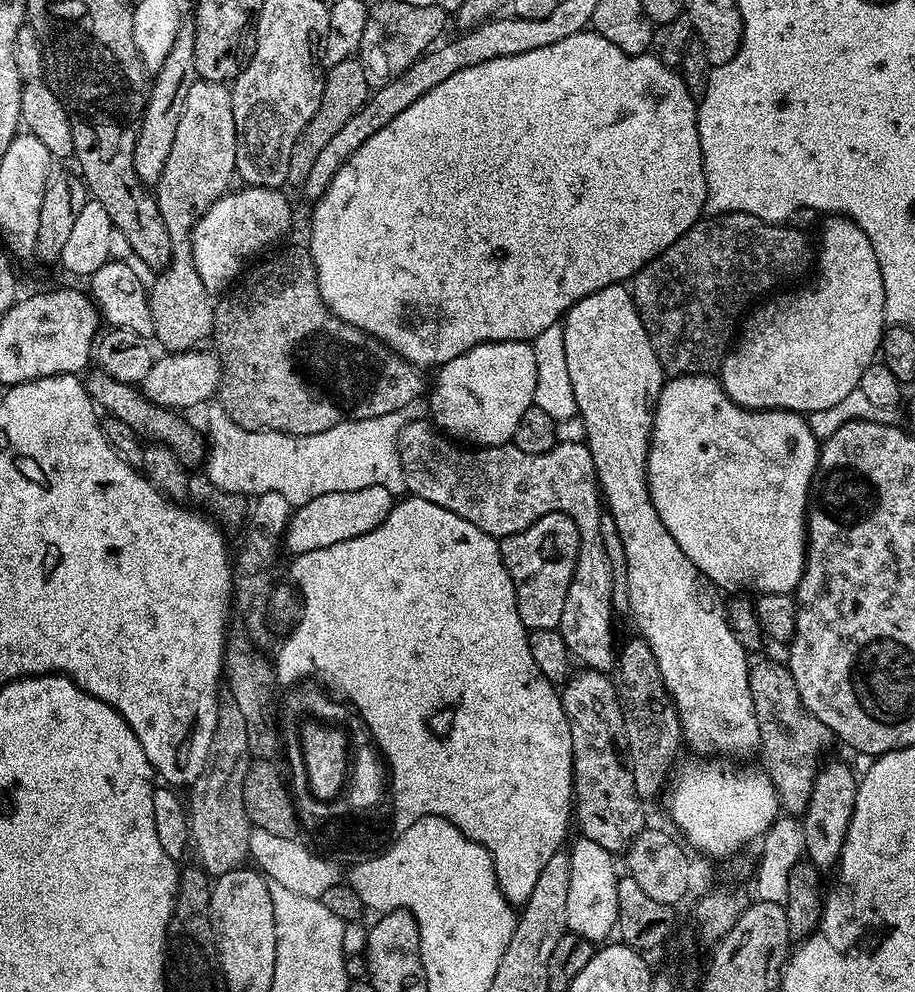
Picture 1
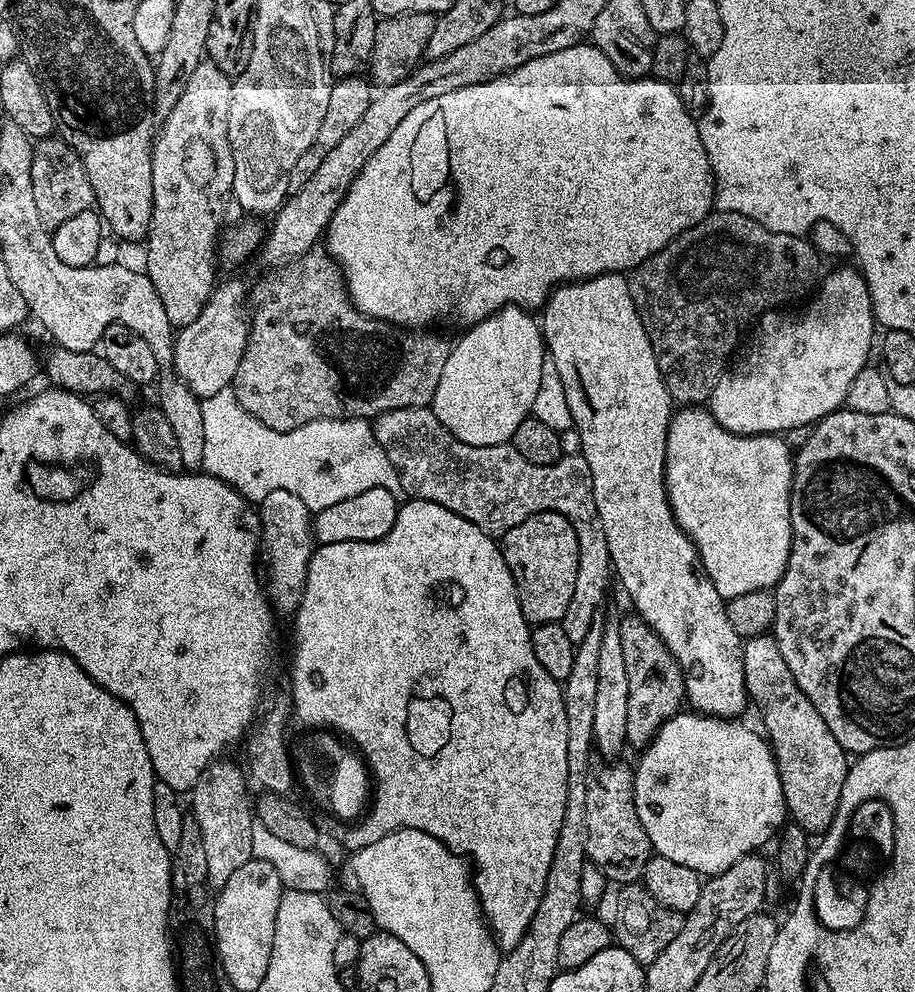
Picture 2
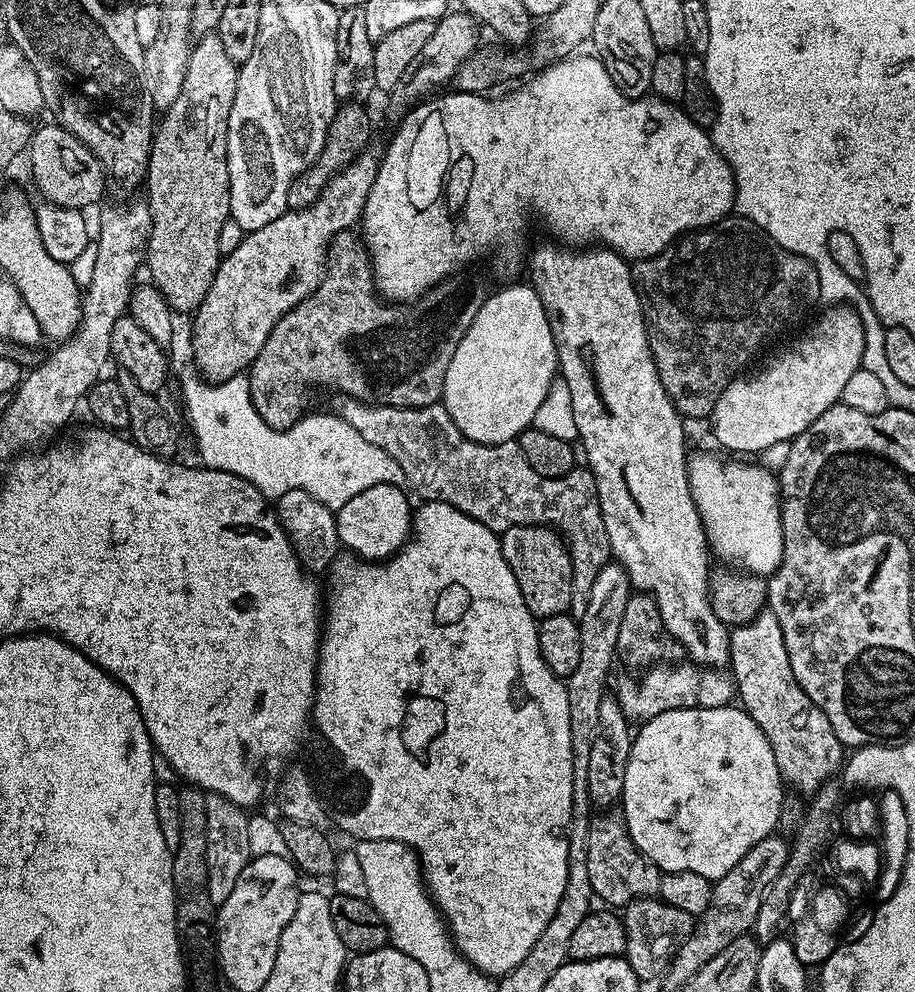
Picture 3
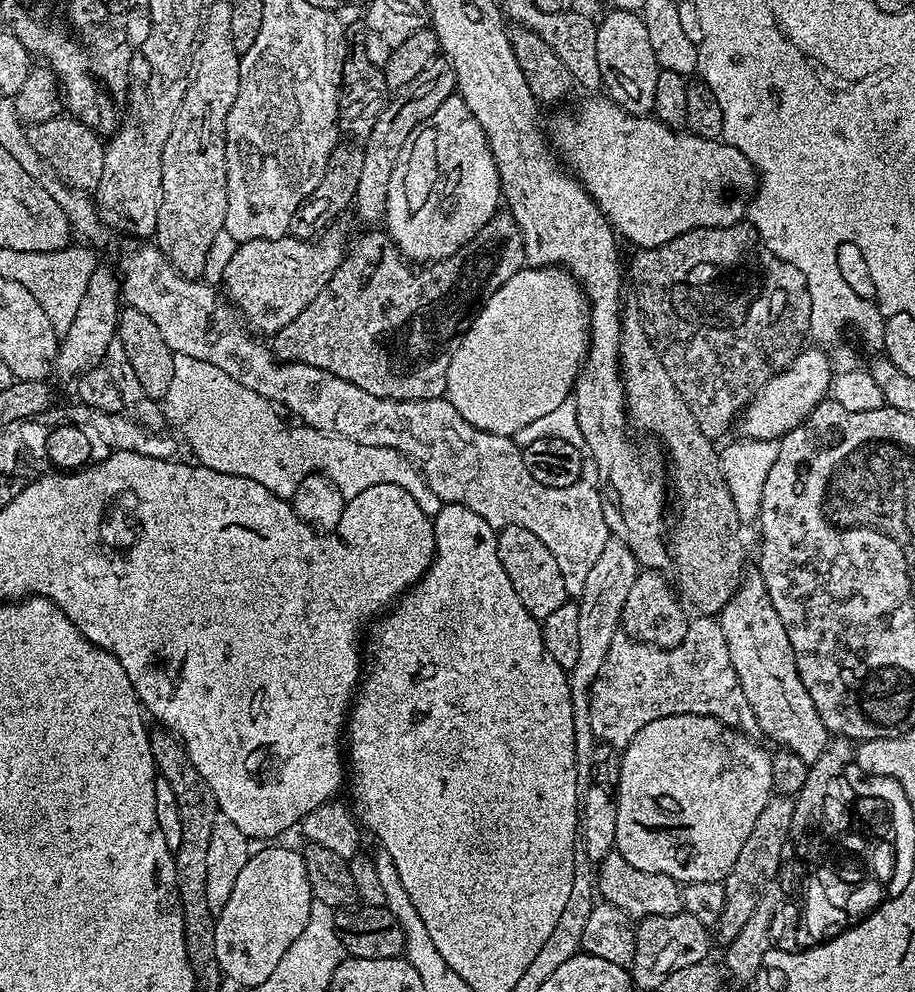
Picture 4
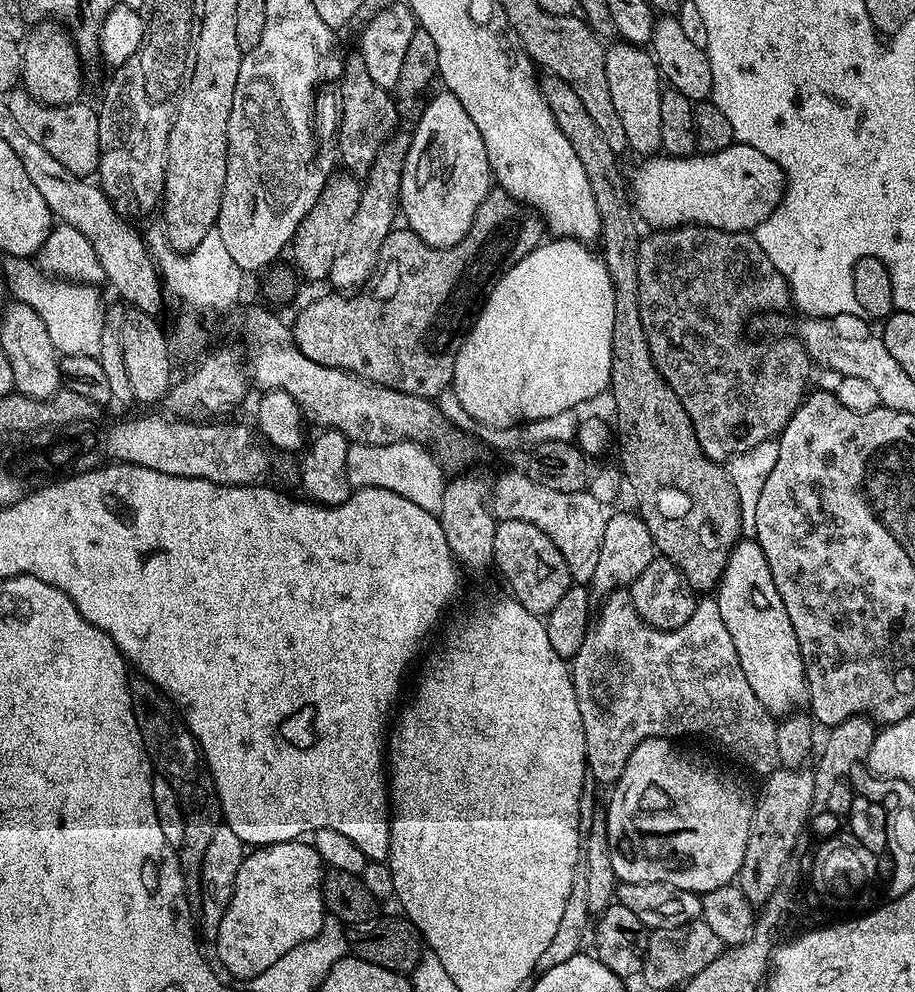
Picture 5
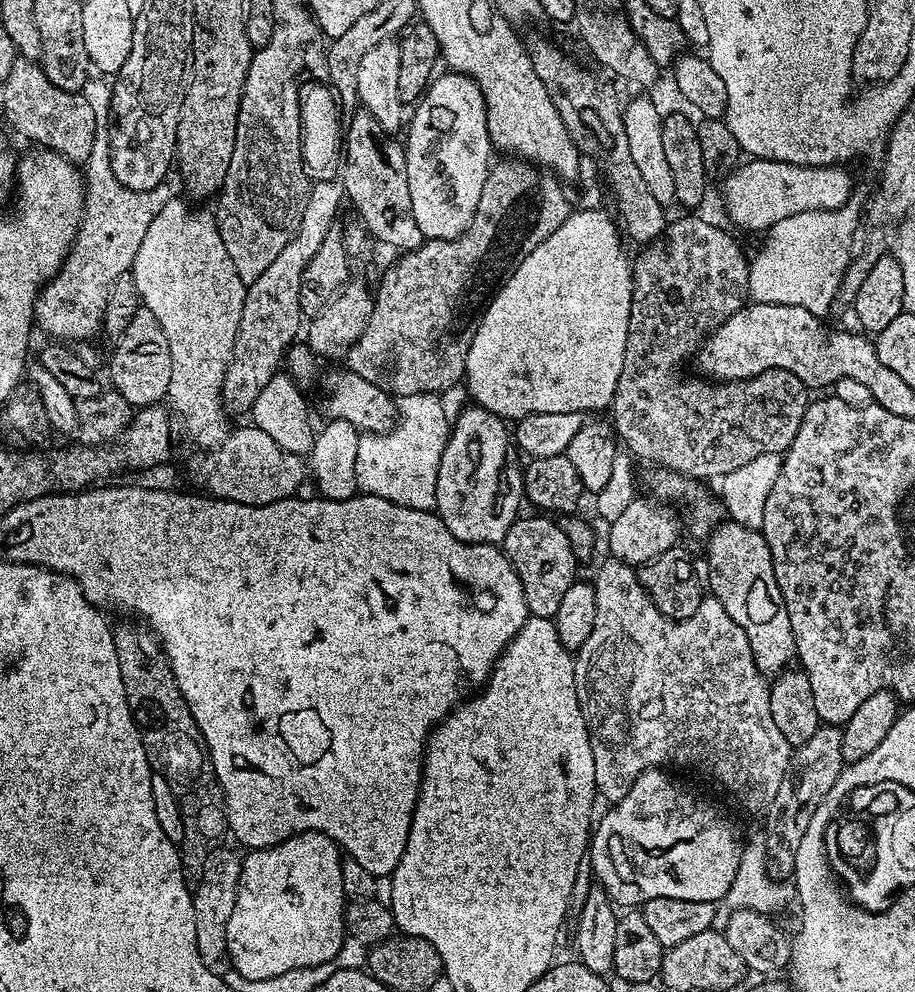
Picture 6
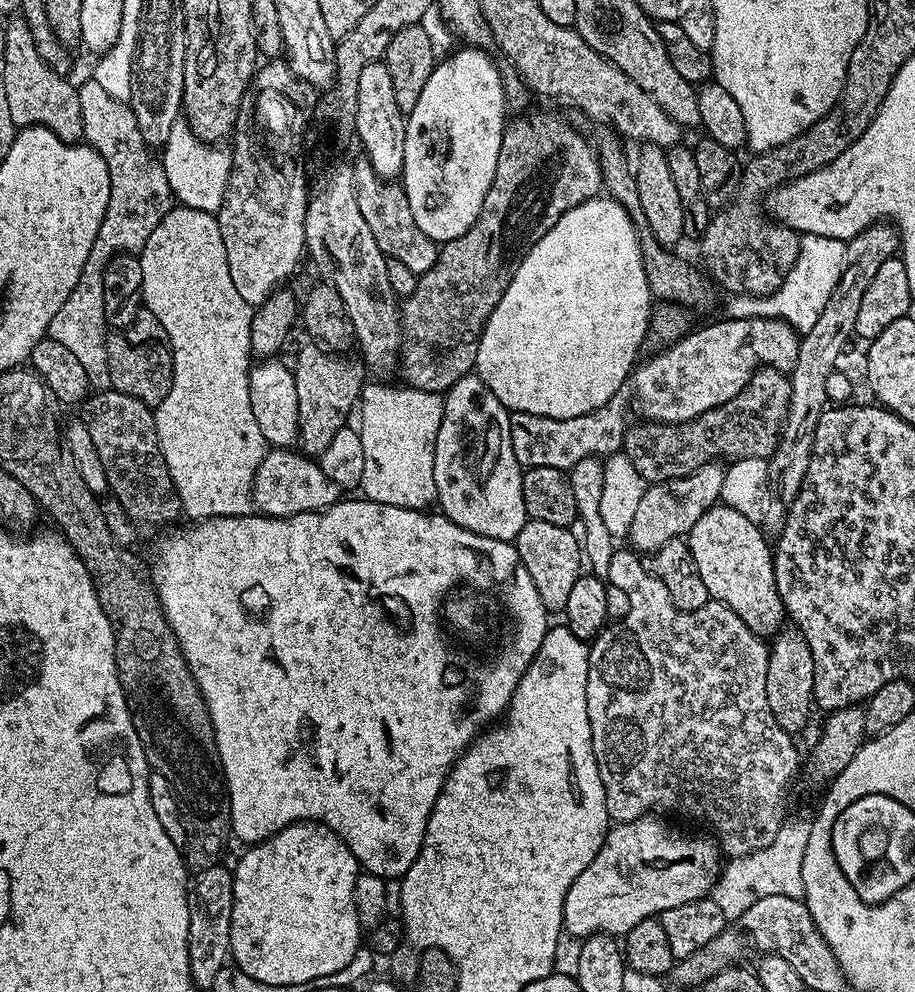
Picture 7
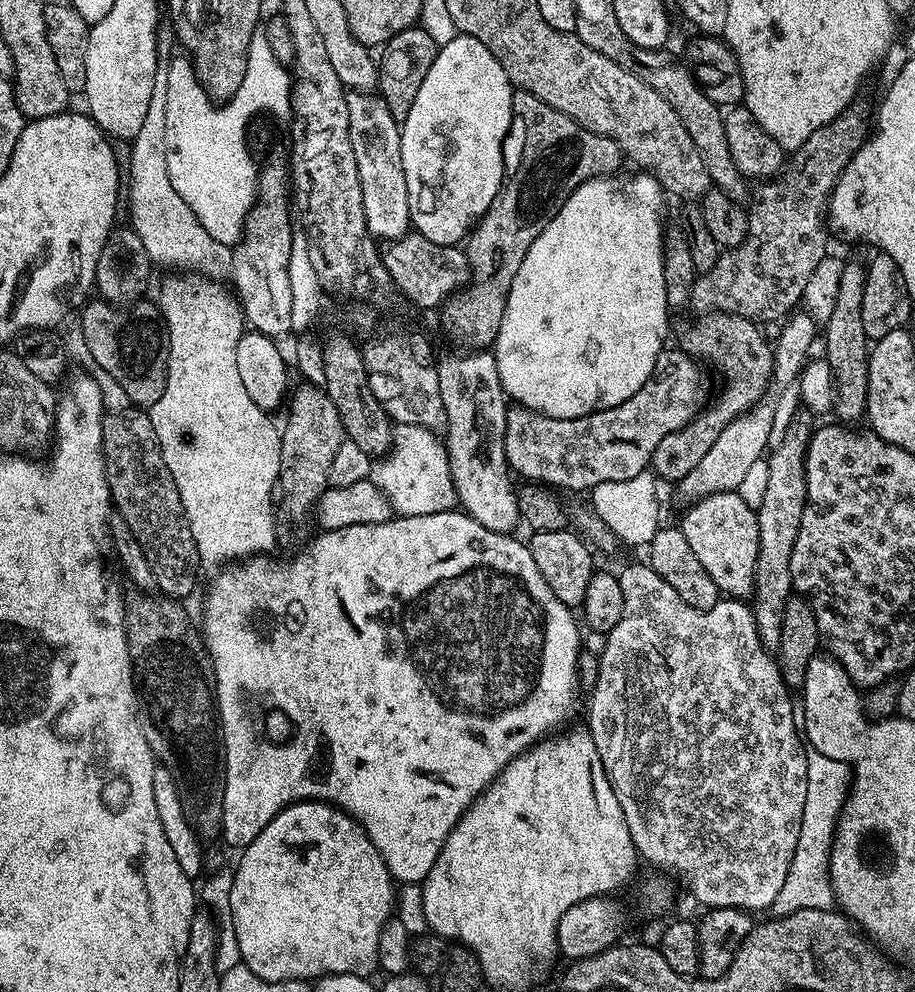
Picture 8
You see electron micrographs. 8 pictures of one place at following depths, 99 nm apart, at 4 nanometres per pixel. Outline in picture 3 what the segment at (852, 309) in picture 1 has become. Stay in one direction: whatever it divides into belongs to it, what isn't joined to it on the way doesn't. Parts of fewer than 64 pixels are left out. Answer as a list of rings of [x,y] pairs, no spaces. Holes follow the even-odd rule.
[[[829,307],[829,312],[822,313],[761,372],[731,380],[726,390],[722,390],[710,423],[725,453],[761,454],[774,442],[793,441],[810,426],[810,422],[814,422],[814,418],[840,403],[846,381],[854,375],[854,370],[861,368],[864,344],[863,324],[853,311],[842,308],[845,307]]]

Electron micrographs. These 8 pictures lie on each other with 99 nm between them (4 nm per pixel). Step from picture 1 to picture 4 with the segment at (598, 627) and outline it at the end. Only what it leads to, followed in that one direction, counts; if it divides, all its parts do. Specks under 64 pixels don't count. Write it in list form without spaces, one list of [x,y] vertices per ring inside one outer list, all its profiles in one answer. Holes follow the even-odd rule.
[[[132,242],[129,248],[124,248],[120,252],[120,268],[122,273],[122,300],[127,307],[134,310],[142,310],[142,314],[147,314],[154,321],[154,326],[158,326],[158,331],[162,333],[162,338],[166,341],[166,346],[170,346],[173,354],[178,356],[189,356],[190,358],[198,358],[202,362],[210,362],[214,366],[218,366],[218,370],[223,370],[226,374],[230,374],[230,378],[234,378],[234,382],[242,382],[242,386],[246,386],[246,390],[254,390],[254,394],[262,394],[262,398],[271,400],[277,406],[289,408],[294,415],[297,416],[301,425],[309,428],[317,428],[319,432],[326,432],[329,436],[341,436],[342,438],[350,438],[354,442],[362,442],[362,446],[382,446],[383,448],[393,448],[402,453],[409,462],[416,467],[419,472],[424,475],[424,480],[430,486],[433,497],[439,500],[441,505],[445,504],[461,504],[470,510],[474,510],[474,514],[478,514],[478,518],[485,520],[488,525],[497,530],[506,526],[522,526],[526,530],[530,530],[530,534],[535,534],[536,537],[542,538],[542,542],[546,546],[546,550],[550,550],[550,554],[554,554],[554,558],[558,558],[558,570],[562,570],[562,582],[566,582],[566,590],[569,597],[578,598],[582,594],[582,589],[586,587],[586,577],[590,574],[590,570],[594,567],[594,562],[598,562],[599,556],[602,554],[602,549],[606,547],[606,542],[610,538],[608,527],[606,526],[606,518],[602,514],[602,502],[600,501],[600,489],[595,483],[585,479],[580,479],[574,486],[542,486],[542,482],[538,482],[530,474],[530,470],[526,470],[526,462],[524,461],[524,453],[521,445],[517,444],[511,436],[503,436],[502,434],[490,434],[486,430],[478,430],[474,426],[470,426],[470,422],[466,422],[462,418],[462,414],[458,414],[458,410],[454,410],[454,406],[447,398],[439,400],[391,400],[390,398],[378,398],[378,394],[370,394],[366,390],[362,390],[358,386],[354,386],[354,382],[346,382],[346,378],[338,378],[338,374],[330,374],[326,370],[318,370],[318,366],[306,366],[305,364],[289,364],[276,359],[271,347],[267,343],[264,344],[263,339],[257,338],[250,334],[241,315],[232,307],[227,299],[222,298],[219,291],[216,292],[211,283],[201,282],[196,278],[183,276],[179,270],[163,256],[152,242]]]

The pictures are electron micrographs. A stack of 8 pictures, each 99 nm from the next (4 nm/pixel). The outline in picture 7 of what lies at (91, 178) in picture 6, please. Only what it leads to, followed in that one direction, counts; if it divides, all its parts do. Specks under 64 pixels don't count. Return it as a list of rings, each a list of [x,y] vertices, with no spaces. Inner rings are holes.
[[[94,78],[80,82],[77,92],[85,143],[101,154],[110,171],[110,202],[106,206],[98,238],[94,238],[90,258],[86,258],[82,278],[78,278],[78,286],[74,286],[70,298],[66,298],[58,314],[54,314],[47,339],[66,346],[78,358],[82,370],[86,370],[89,389],[107,392],[112,388],[112,379],[106,358],[106,310],[102,306],[104,267],[120,252],[139,253],[146,246],[146,238],[150,238],[154,226],[158,226],[158,222],[162,222],[173,208],[174,197],[163,167],[153,168],[148,145],[129,107],[111,98]]]

